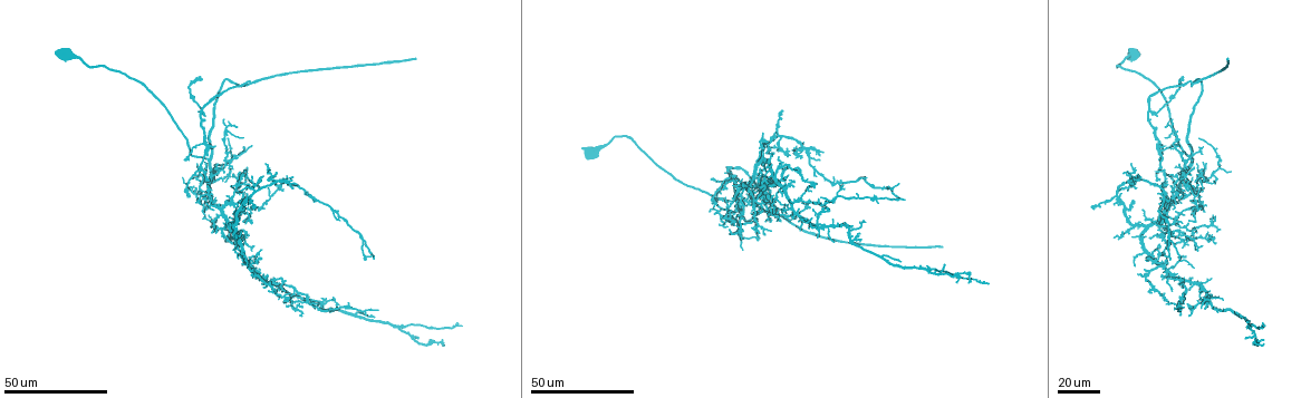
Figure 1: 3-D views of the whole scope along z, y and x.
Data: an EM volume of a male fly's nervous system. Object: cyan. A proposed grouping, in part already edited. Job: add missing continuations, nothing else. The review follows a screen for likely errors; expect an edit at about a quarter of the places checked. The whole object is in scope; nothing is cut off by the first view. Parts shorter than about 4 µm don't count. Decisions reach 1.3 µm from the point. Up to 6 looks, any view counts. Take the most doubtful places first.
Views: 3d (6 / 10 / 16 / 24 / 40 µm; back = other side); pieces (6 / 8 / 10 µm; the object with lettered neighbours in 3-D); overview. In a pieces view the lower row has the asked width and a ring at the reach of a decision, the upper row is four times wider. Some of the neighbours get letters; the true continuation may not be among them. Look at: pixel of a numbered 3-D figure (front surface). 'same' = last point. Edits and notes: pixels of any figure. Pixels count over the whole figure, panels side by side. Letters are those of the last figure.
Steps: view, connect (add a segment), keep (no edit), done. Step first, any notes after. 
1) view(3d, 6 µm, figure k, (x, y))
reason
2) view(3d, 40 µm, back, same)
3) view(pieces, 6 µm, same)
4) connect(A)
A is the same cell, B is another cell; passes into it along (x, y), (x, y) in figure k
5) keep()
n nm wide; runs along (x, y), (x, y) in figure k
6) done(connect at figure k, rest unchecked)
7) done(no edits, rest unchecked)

view(3d, 40 µm, figure 1, (1228, 60))
end of a long branch

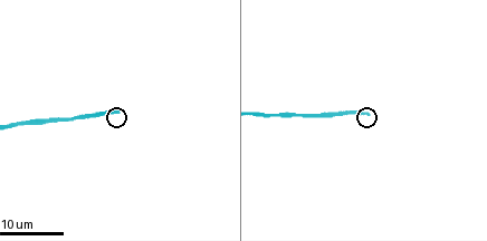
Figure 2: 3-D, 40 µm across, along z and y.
view(pieces, 10 µm, figure 2, (366, 113))
see the neighbours

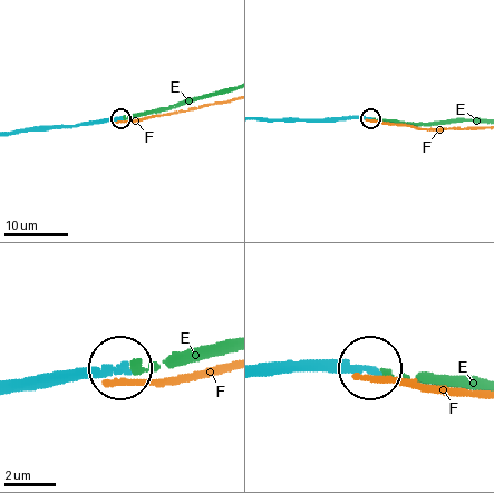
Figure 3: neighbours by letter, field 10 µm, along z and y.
connect(E)
260 nm wide; E is the same cell, F is another cell; passes into it along (105, 122), (216, 94) in figure 3; it goes on there

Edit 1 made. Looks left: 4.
view(overview)

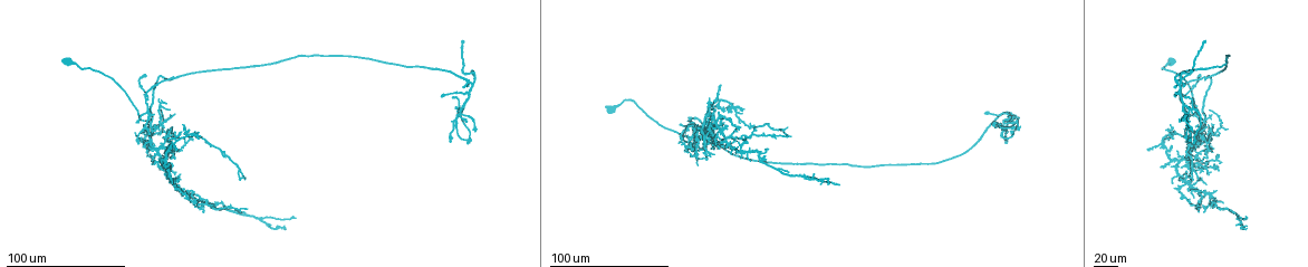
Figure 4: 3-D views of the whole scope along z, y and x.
view(3d, 40 µm, figure 1, (1171, 184))
free end

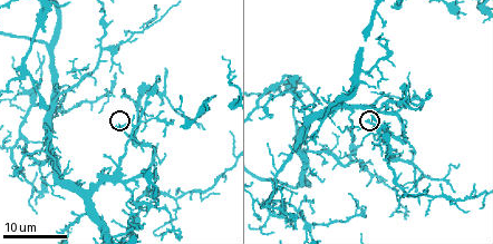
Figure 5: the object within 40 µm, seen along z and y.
view(pieces, 8 µm, figure 5, (369, 120))

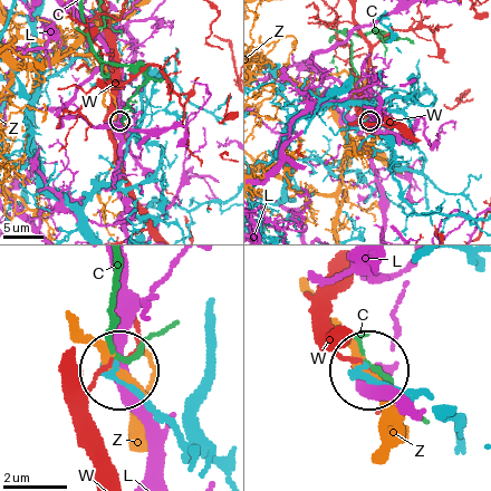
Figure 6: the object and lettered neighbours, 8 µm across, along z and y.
keep()
C, L, W and Z are other cells; none of them fits

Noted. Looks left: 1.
done(connect at figure 3, rest unchecked)

